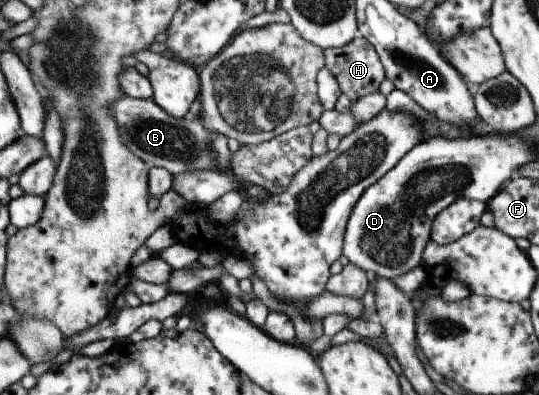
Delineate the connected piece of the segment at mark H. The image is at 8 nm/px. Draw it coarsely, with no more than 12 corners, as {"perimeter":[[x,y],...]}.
{"perimeter":[[362,35],[328,48],[326,67],[352,104],[387,78]]}

